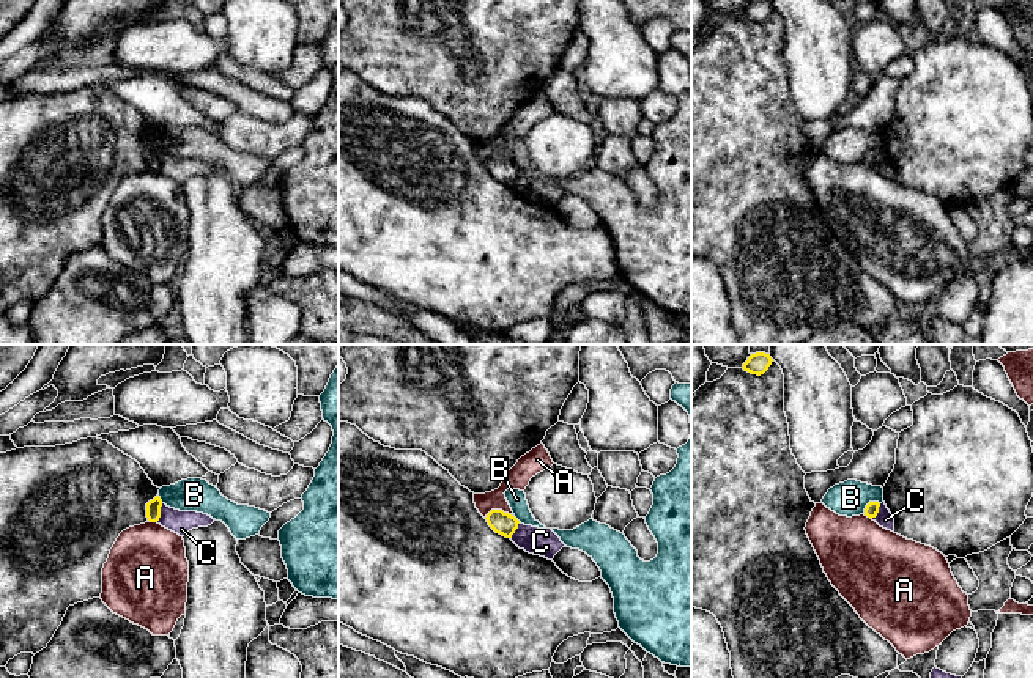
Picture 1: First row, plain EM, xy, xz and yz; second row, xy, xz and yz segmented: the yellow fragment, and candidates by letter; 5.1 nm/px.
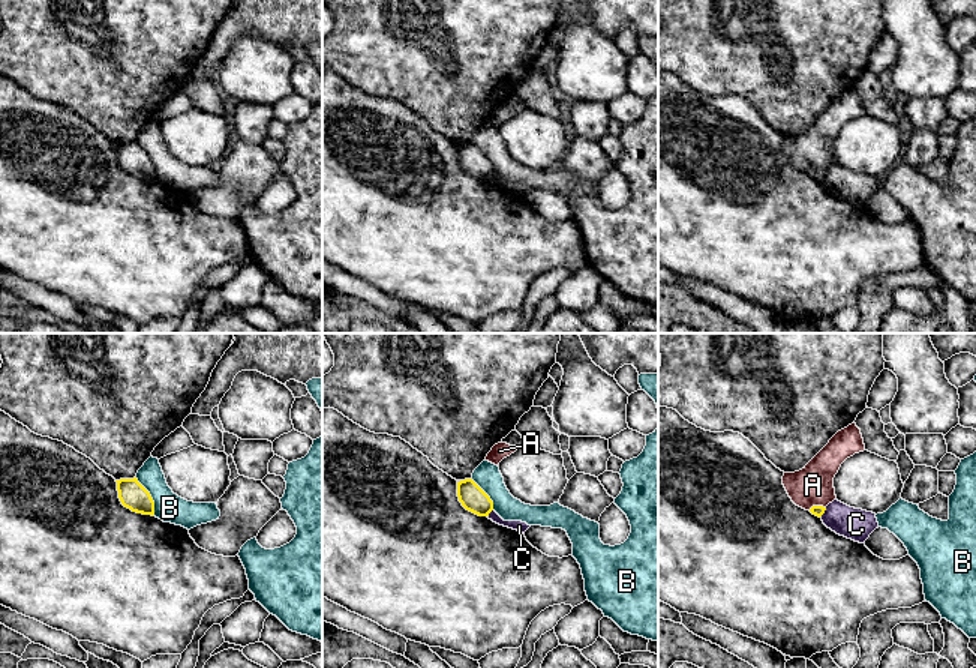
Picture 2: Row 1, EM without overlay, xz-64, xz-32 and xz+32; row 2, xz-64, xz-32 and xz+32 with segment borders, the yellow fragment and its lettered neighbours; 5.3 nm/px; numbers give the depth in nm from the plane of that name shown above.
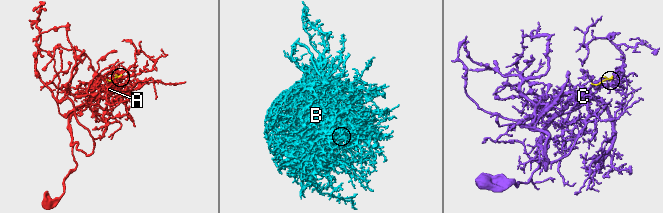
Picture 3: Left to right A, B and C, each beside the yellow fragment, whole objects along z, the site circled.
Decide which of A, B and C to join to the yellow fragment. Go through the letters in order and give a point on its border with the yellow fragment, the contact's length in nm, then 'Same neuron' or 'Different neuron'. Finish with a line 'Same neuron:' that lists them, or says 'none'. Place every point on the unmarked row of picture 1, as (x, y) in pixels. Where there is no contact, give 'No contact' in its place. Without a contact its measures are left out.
A: Touches yellow at xz (499, 158). Shared border 150 nm. Different neuron
B: Touches yellow at yz (868, 151). Shared border 110 nm. Different neuron
C: Touches yellow at xy (159, 161). Shared border 100 nm. Different neuron
Same neuron: none

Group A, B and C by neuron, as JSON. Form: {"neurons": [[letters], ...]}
{"neurons": [["A"], ["B"], ["C"]]}

